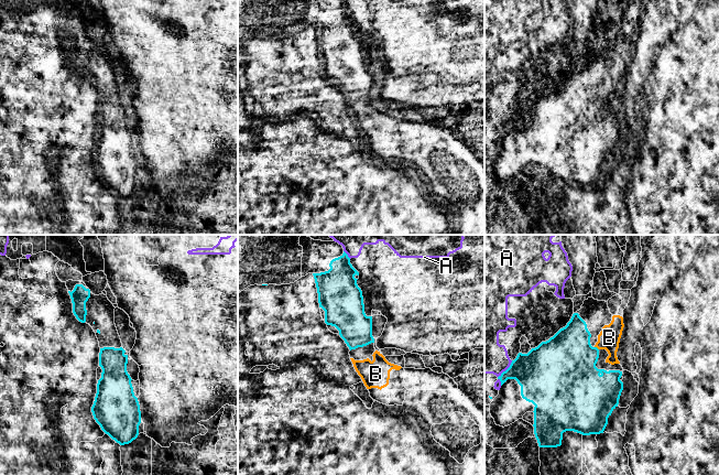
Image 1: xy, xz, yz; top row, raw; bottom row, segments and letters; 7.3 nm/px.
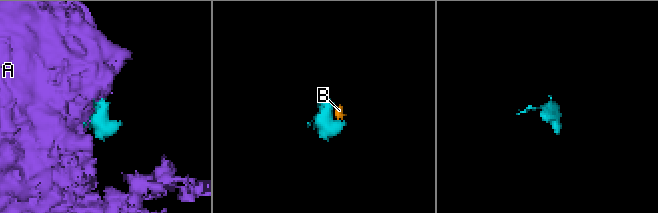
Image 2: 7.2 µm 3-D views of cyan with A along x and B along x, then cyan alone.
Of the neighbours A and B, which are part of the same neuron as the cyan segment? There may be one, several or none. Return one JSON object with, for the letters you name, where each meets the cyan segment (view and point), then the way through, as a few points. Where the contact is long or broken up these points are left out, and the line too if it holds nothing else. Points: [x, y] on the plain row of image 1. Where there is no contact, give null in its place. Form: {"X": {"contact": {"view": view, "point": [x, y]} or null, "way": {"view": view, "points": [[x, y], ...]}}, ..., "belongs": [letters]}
{"B": {"contact": {"view": "yz", "point": [597, 101]}, "way": {"view": "yz", "points": [[566, 116], [597, 101], [609, 90]]}}, "belongs": ["B"]}

